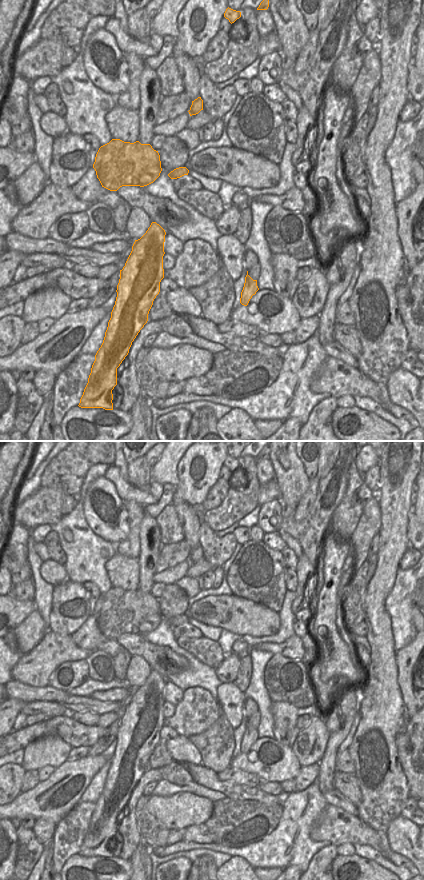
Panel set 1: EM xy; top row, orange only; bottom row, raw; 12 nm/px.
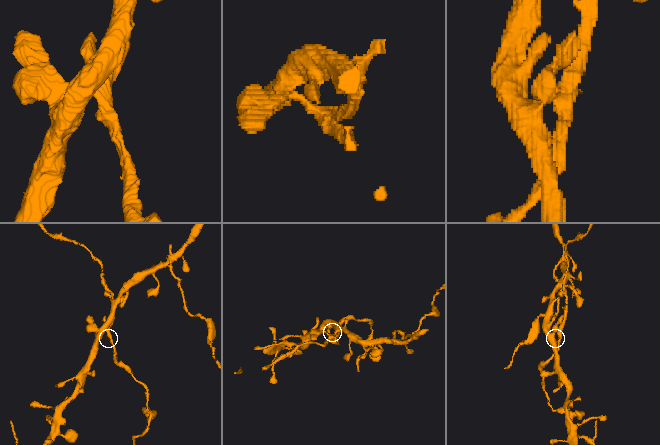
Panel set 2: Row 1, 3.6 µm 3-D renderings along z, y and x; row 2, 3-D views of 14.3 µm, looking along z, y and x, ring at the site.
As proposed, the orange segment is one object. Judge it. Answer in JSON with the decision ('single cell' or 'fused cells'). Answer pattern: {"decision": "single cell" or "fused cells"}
{"decision": "fused cells"}

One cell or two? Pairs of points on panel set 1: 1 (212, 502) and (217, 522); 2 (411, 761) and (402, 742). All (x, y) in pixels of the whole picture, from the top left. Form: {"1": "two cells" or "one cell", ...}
{"1": "two cells", "2": "one cell"}

